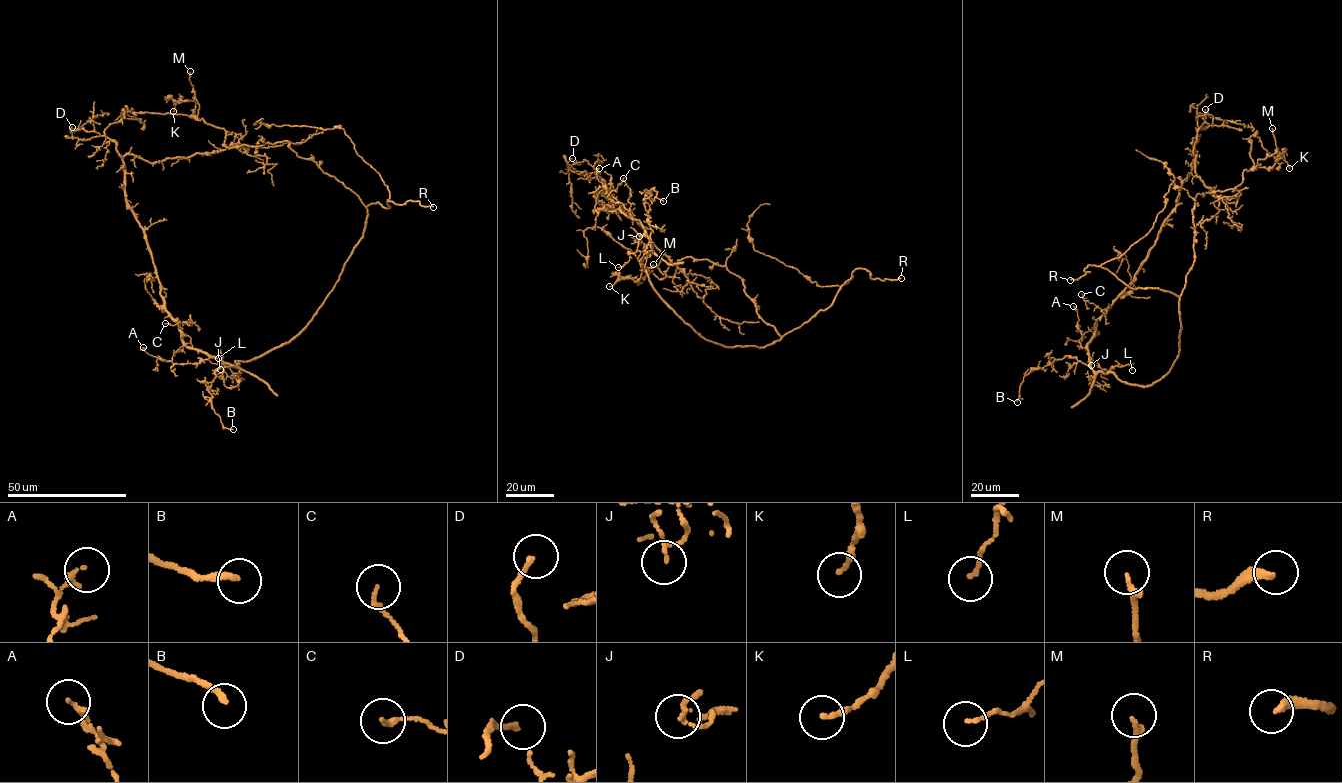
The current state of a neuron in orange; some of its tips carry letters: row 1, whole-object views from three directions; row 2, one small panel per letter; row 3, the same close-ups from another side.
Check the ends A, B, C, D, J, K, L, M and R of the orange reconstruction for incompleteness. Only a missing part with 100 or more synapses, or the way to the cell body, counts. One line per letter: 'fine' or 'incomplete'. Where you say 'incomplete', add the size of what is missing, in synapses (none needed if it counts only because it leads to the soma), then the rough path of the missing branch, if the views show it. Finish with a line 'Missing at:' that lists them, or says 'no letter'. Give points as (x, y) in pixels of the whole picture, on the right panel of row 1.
A: fine
B: fine
C: fine
D: fine
J: fine
K: fine
L: fine
M: fine
R: incomplete | 350 syn | (1070, 280), (1059, 295), (1047, 289), (1029, 312), (999, 313), (984, 322), (983, 369)
Missing at: R

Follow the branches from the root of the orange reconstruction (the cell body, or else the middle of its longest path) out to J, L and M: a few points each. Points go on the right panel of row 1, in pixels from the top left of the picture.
J: (1137, 385), (1118, 379), (1113, 373), (1093, 371), (1091, 365)
L: (1137, 385), (1118, 379), (1113, 373), (1093, 371), (1090, 360), (1102, 369), (1129, 364), (1132, 370)
M: (1137, 385), (1178, 354), (1193, 199), (1243, 182), (1275, 152), (1272, 128)

